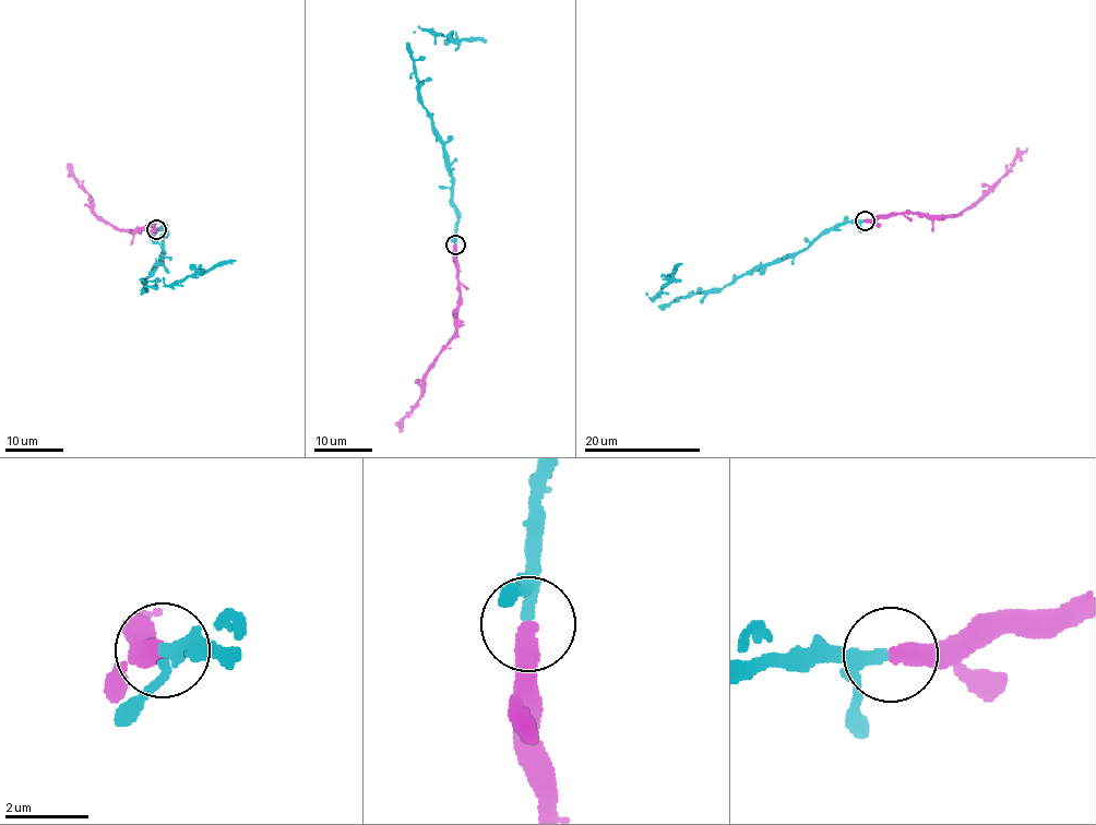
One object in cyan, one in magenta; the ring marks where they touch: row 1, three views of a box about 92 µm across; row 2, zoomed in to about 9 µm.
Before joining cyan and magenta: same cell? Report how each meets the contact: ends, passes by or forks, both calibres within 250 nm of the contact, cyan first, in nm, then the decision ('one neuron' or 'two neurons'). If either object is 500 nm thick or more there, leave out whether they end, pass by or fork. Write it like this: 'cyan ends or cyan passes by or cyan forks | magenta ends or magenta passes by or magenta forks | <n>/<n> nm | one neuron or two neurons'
cyan forks | magenta ends | 190/440 nm | one neuron

